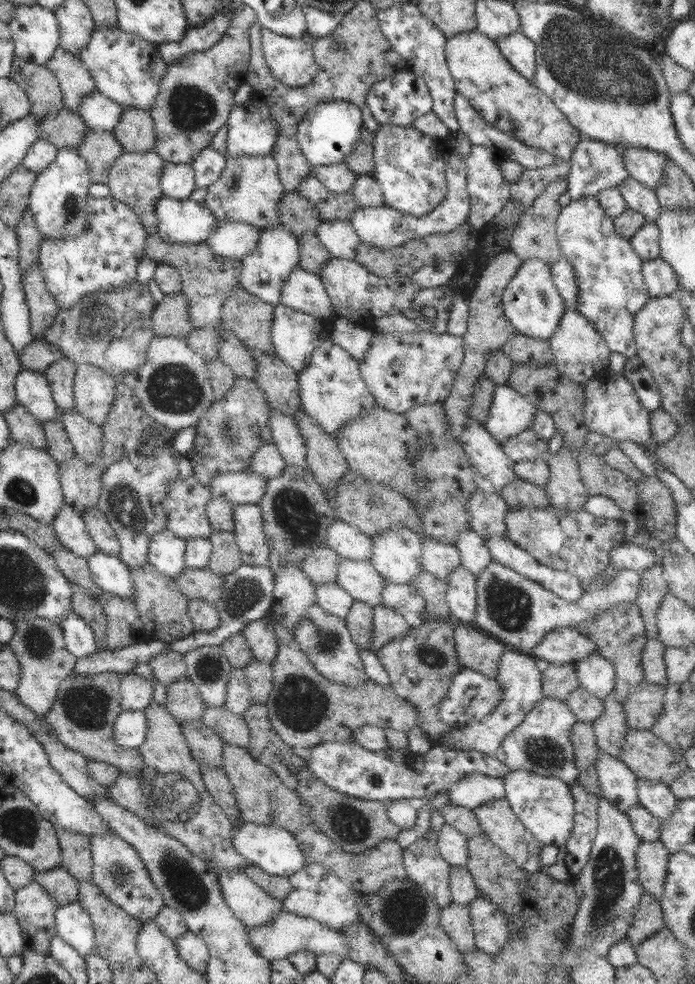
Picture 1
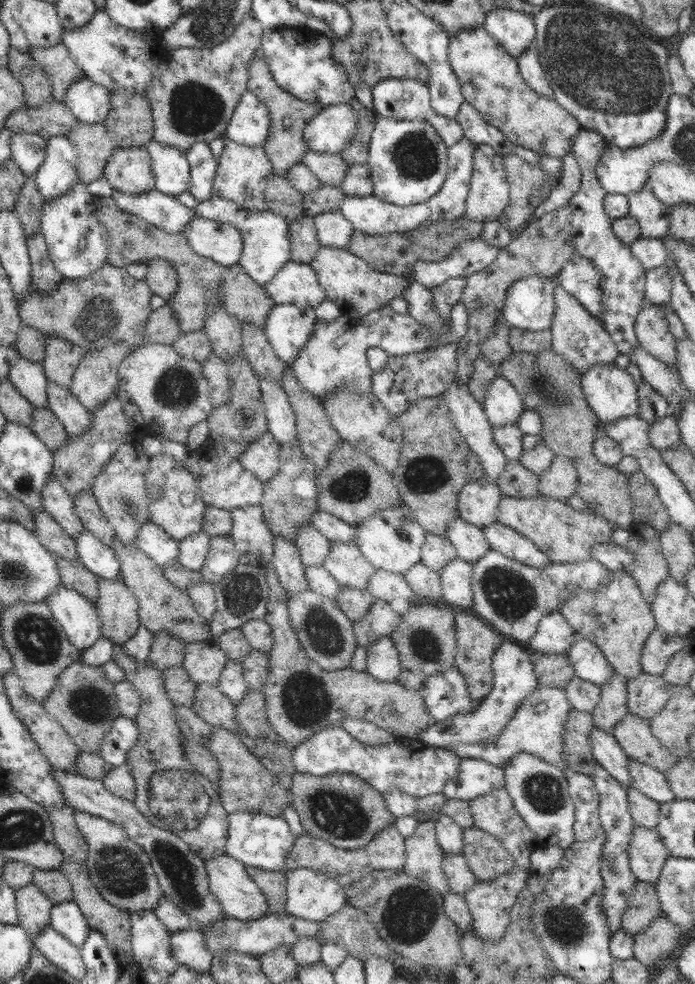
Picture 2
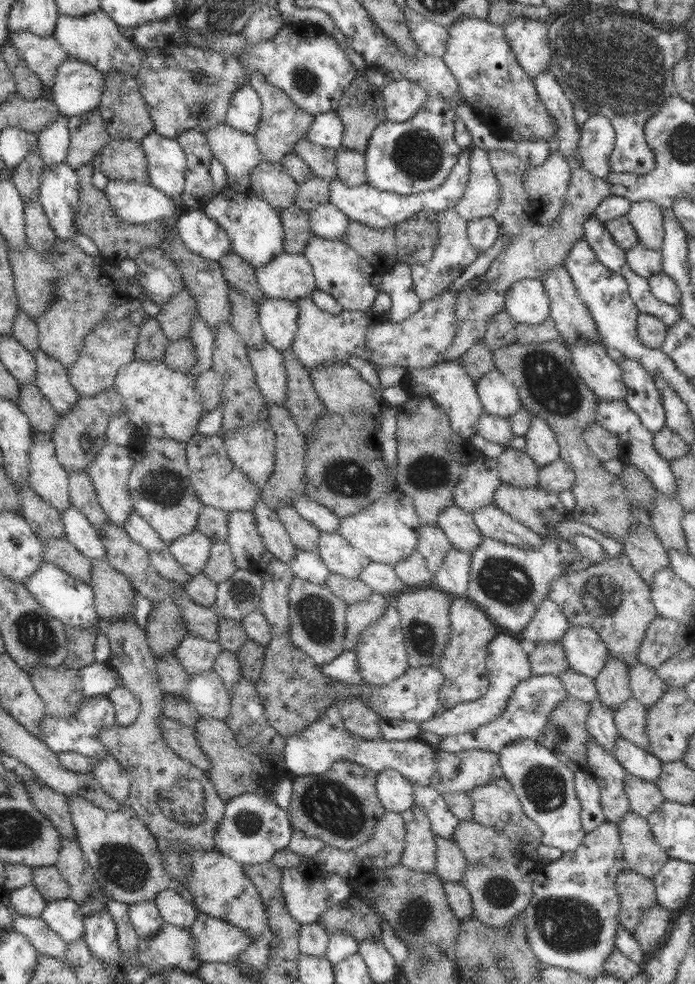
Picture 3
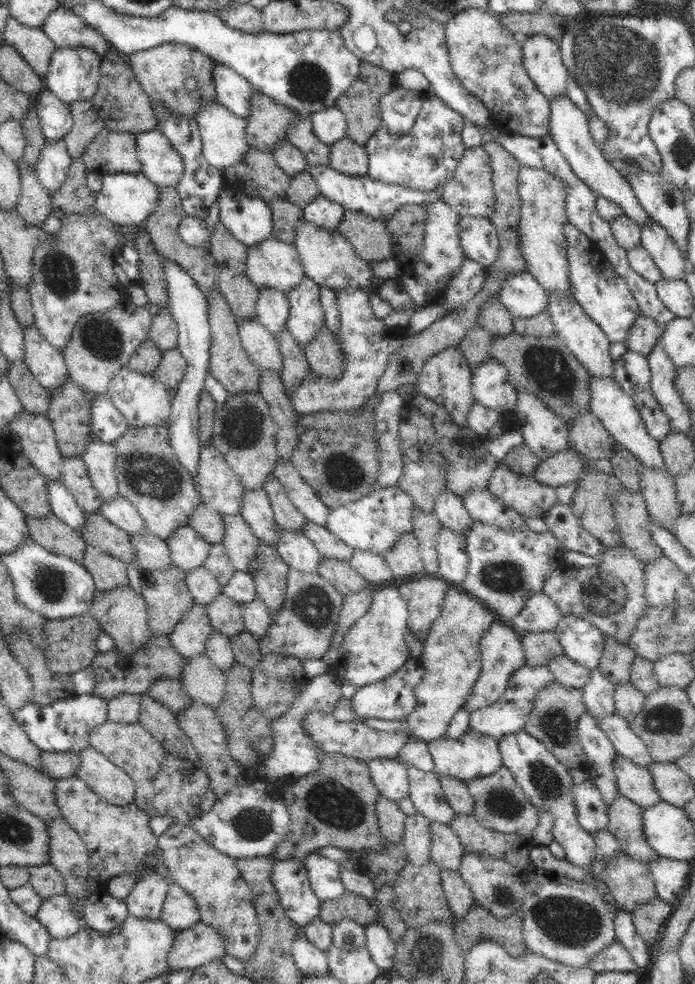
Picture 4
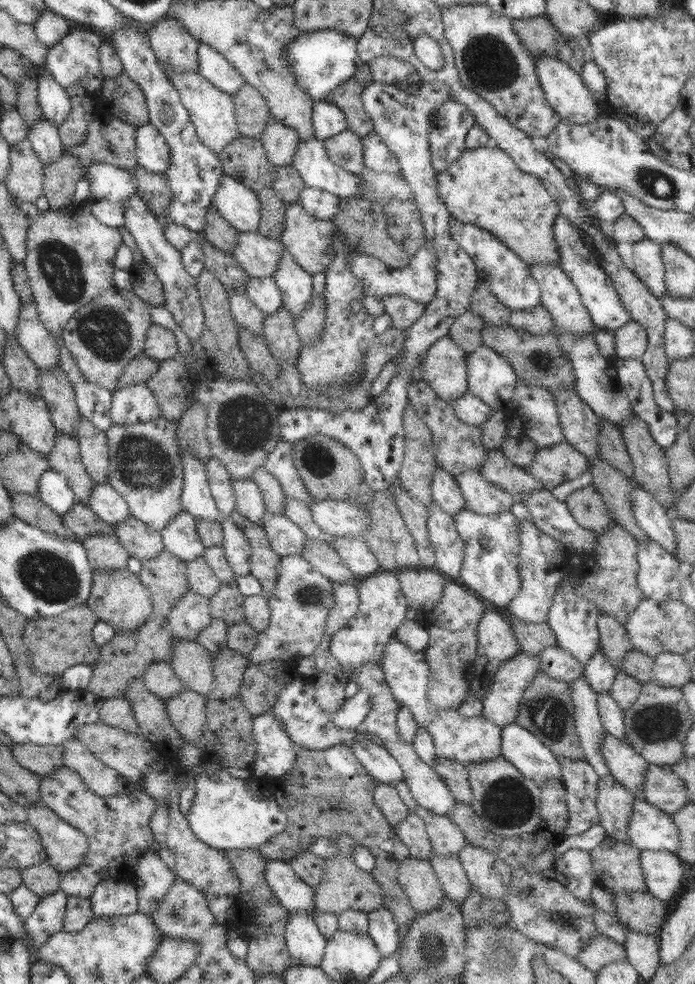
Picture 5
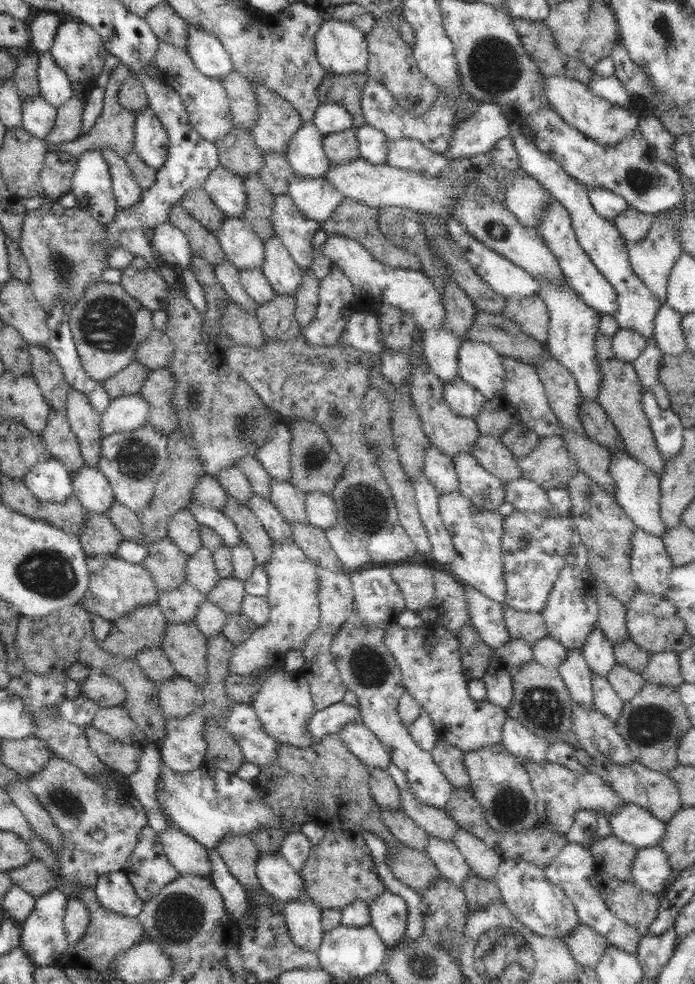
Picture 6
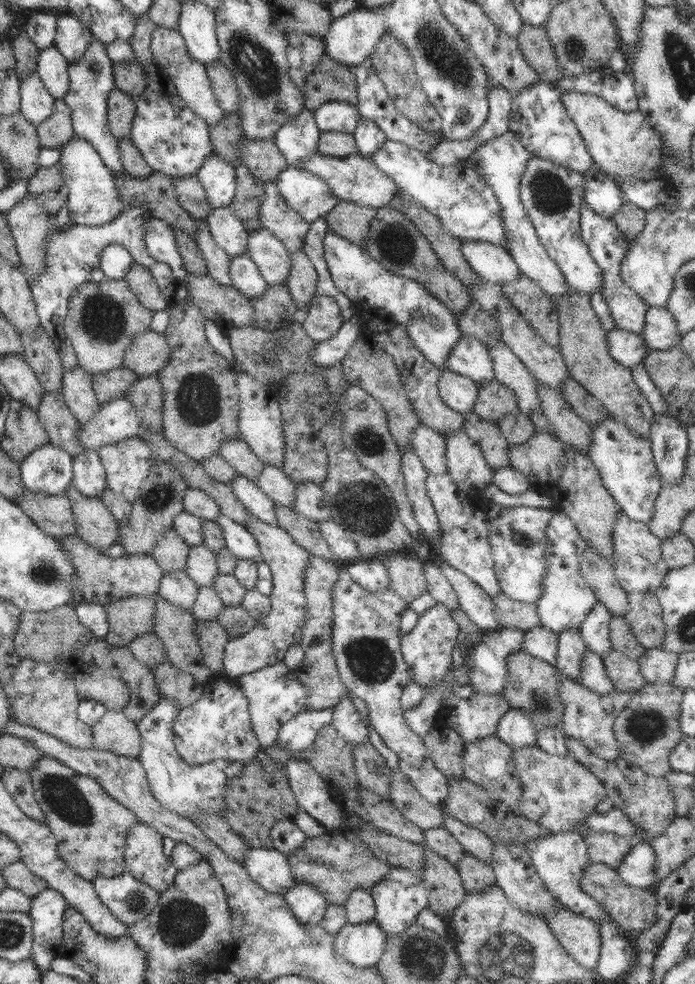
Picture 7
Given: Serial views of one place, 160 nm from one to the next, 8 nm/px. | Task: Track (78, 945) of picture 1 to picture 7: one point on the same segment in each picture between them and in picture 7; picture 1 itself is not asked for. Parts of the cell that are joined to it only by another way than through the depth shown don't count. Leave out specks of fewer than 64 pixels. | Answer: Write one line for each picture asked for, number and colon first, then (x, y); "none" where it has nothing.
2: (66, 918)
3: (64, 917)
4: (56, 913)
5: (47, 919)
6: (43, 938)
7: (48, 907)

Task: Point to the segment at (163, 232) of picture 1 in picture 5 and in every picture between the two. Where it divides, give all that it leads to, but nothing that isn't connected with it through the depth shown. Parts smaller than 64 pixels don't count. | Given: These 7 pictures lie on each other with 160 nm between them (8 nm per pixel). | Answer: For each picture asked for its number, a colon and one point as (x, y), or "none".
2: (162, 211)
3: (138, 203)
4: (125, 198)
5: (111, 187)

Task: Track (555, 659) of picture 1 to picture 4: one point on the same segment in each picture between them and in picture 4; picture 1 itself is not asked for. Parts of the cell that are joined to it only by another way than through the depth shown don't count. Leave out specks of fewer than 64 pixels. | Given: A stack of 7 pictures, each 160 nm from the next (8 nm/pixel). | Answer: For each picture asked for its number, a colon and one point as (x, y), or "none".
2: (554, 635)
3: (549, 624)
4: (540, 614)

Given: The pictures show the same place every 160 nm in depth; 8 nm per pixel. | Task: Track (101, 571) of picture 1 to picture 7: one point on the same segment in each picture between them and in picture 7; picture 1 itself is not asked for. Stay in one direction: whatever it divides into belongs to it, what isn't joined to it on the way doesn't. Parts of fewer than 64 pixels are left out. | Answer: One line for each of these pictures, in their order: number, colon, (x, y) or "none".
2: (98, 558)
3: (78, 530)
4: (63, 505)
5: (53, 489)
6: (49, 481)
7: (48, 469)

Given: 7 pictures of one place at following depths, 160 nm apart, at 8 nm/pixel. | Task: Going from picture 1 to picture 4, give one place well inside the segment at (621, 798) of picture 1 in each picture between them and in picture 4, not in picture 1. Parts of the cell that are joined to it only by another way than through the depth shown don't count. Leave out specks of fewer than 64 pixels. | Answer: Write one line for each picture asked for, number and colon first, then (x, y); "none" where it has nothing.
2: (605, 749)
3: (600, 725)
4: (598, 694)

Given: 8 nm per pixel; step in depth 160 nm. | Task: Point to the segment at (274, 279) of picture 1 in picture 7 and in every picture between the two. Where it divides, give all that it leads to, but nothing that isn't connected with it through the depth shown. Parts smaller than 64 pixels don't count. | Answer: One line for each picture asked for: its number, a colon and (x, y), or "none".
2: (266, 246)
3: (254, 229)
4: (249, 220)
5: (239, 205)
6: (226, 190)
7: (217, 176)

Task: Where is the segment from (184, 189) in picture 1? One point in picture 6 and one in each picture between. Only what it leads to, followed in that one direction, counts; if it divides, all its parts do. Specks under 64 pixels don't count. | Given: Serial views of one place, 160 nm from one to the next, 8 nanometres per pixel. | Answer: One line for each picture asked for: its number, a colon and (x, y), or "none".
2: (170, 166)
3: (166, 163)
4: (161, 164)
5: (152, 151)
6: (150, 142)

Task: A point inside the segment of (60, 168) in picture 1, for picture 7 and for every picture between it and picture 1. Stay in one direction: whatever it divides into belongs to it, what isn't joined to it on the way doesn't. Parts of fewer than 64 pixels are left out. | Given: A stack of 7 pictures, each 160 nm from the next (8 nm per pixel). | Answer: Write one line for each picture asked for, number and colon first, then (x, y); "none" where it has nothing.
2: (58, 173)
3: (53, 142)
4: (55, 116)
5: (55, 102)
6: (55, 88)
7: (52, 67)

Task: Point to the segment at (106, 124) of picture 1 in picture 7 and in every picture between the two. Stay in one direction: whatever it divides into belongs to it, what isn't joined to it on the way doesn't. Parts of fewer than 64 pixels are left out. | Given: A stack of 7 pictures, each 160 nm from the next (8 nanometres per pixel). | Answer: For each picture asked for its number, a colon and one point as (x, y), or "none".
2: (88, 101)
3: (78, 87)
4: (73, 75)
5: (73, 61)
6: (78, 49)
7: (72, 38)

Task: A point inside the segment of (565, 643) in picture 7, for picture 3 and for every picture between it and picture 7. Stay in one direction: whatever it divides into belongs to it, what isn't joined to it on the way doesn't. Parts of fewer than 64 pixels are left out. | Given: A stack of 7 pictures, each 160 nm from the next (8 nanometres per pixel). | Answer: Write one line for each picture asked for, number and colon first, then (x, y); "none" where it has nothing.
3: (610, 775)
4: (599, 752)
5: (589, 728)
6: (574, 671)

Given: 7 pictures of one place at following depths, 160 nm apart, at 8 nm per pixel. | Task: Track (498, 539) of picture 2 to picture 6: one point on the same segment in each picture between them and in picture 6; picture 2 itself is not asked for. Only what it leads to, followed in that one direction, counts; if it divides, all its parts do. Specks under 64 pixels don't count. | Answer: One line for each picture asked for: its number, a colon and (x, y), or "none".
3: (492, 522)
4: (483, 506)
5: (480, 496)
6: (485, 491)

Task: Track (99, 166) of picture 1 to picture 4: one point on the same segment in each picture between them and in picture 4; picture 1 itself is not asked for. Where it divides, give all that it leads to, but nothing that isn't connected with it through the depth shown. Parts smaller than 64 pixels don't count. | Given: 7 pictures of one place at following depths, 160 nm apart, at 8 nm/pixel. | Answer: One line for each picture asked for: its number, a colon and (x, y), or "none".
2: (93, 145)
3: (88, 134)
4: (87, 124)

